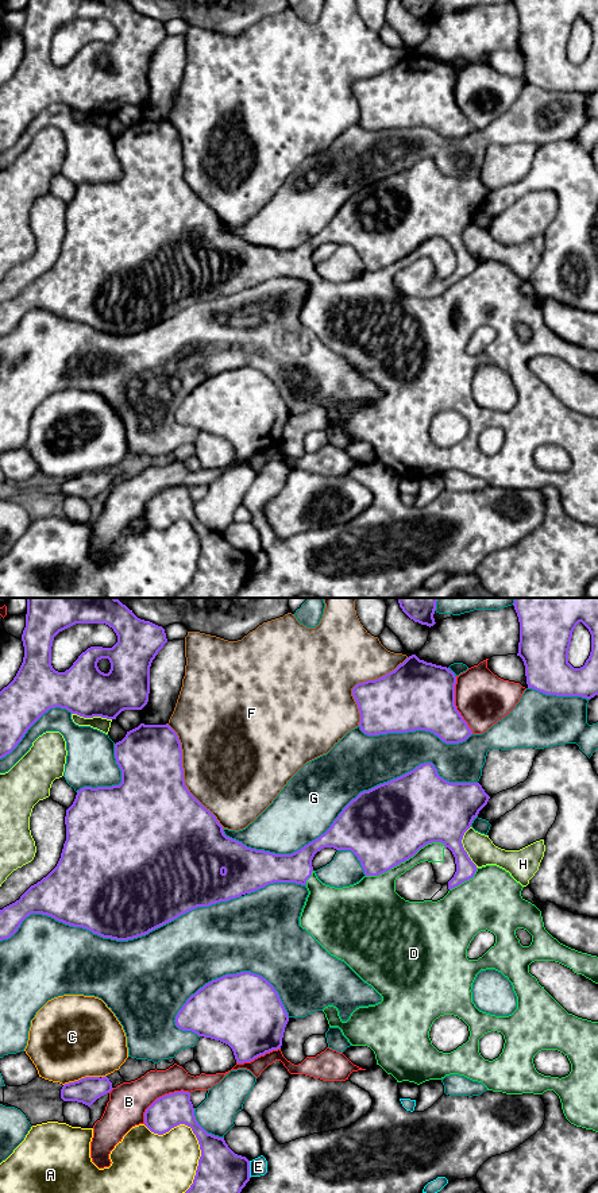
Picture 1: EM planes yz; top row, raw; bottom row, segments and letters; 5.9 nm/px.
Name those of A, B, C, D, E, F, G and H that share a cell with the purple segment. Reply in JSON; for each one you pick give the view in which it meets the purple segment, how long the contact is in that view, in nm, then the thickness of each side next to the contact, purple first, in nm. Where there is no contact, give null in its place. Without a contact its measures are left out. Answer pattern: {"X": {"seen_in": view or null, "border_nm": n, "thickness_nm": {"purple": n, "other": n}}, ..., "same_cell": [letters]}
{"D": {"seen_in": "yz", "border_nm": 500, "thickness_nm": {"purple": 480, "other": 200}}, "same_cell": ["D"]}

